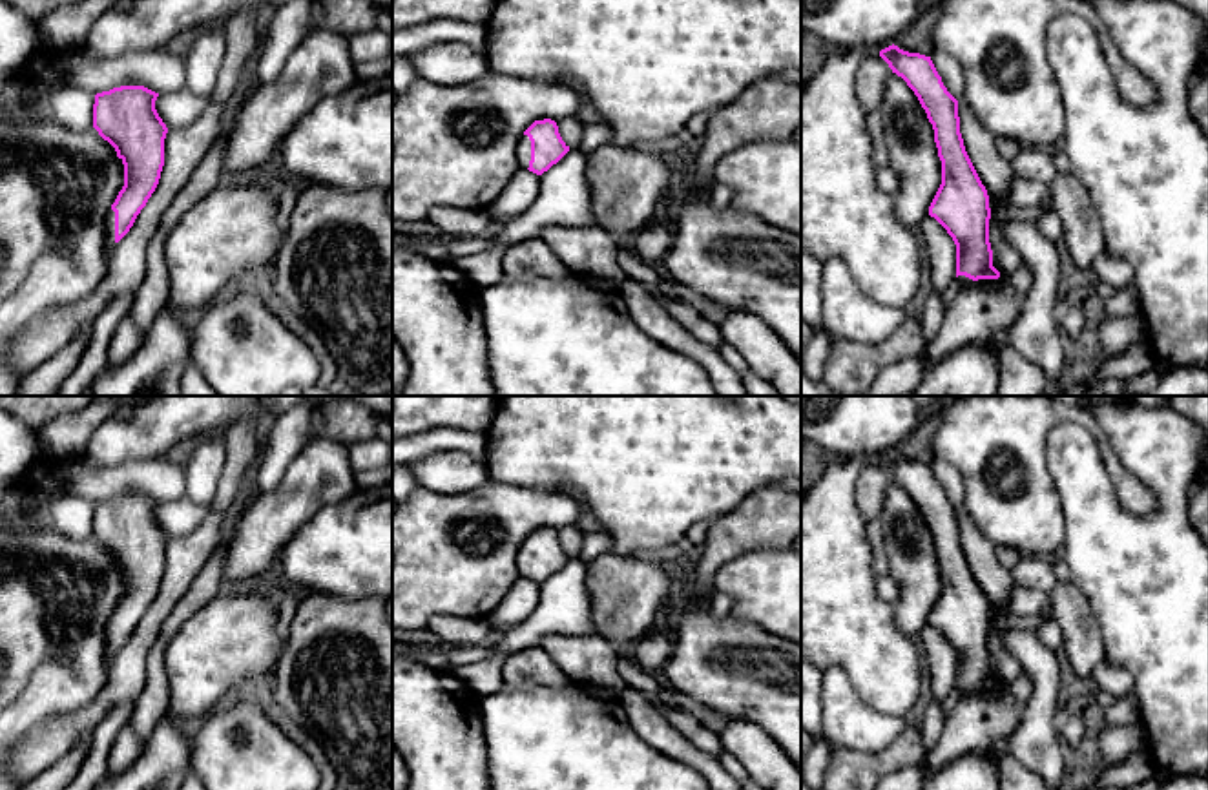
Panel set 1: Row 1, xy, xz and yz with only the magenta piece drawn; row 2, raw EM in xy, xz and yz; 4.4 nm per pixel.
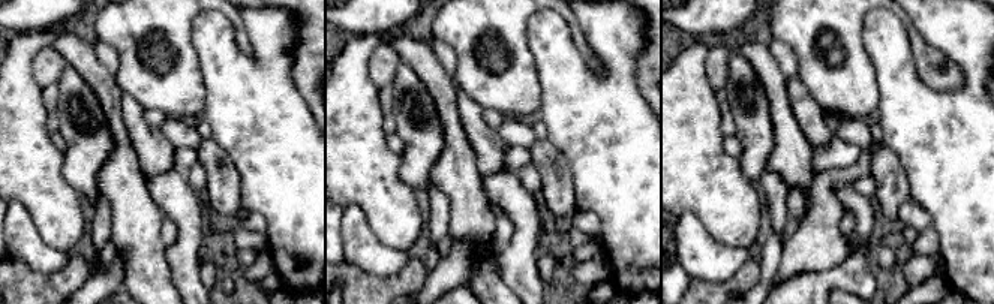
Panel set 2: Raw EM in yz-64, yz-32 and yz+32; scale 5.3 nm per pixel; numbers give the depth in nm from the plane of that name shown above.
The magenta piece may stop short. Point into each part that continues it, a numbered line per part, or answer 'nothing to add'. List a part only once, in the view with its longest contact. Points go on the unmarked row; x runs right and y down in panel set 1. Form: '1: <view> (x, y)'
1: xz (524, 555)

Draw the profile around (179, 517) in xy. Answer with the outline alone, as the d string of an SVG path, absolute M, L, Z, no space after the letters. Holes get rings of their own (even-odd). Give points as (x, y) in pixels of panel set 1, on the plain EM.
M186 496L159 504L155 518L168 538L192 533L210 513L210 504L195 504Z

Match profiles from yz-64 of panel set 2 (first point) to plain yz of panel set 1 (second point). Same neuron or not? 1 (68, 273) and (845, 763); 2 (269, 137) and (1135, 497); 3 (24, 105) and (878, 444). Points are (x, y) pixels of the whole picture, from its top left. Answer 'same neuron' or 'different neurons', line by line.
1: same neuron
2: different neurons
3: different neurons

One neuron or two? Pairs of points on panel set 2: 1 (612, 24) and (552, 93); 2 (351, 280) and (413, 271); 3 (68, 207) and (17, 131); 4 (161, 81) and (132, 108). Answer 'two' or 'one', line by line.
1: one
2: one
3: one
4: two

